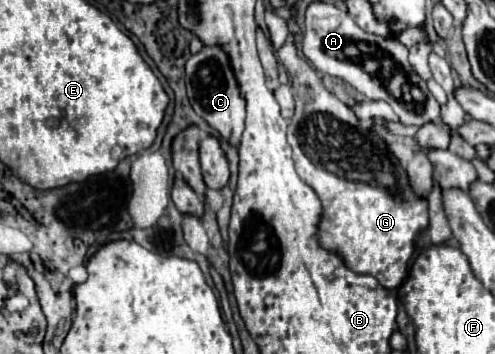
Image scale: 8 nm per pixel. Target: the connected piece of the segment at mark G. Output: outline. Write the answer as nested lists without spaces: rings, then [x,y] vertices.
[[[288,34],[284,46],[276,54],[292,76],[292,92],[296,98],[296,114],[288,126],[288,144],[294,150],[296,172],[318,194],[324,206],[322,222],[318,226],[320,244],[326,250],[342,254],[346,266],[354,272],[370,274],[378,278],[386,290],[396,290],[408,274],[408,262],[416,252],[416,238],[430,224],[428,200],[410,186],[406,168],[388,150],[386,142],[372,128],[364,126],[344,102],[330,94],[310,62],[306,62],[304,56],[298,56],[294,34]]]

